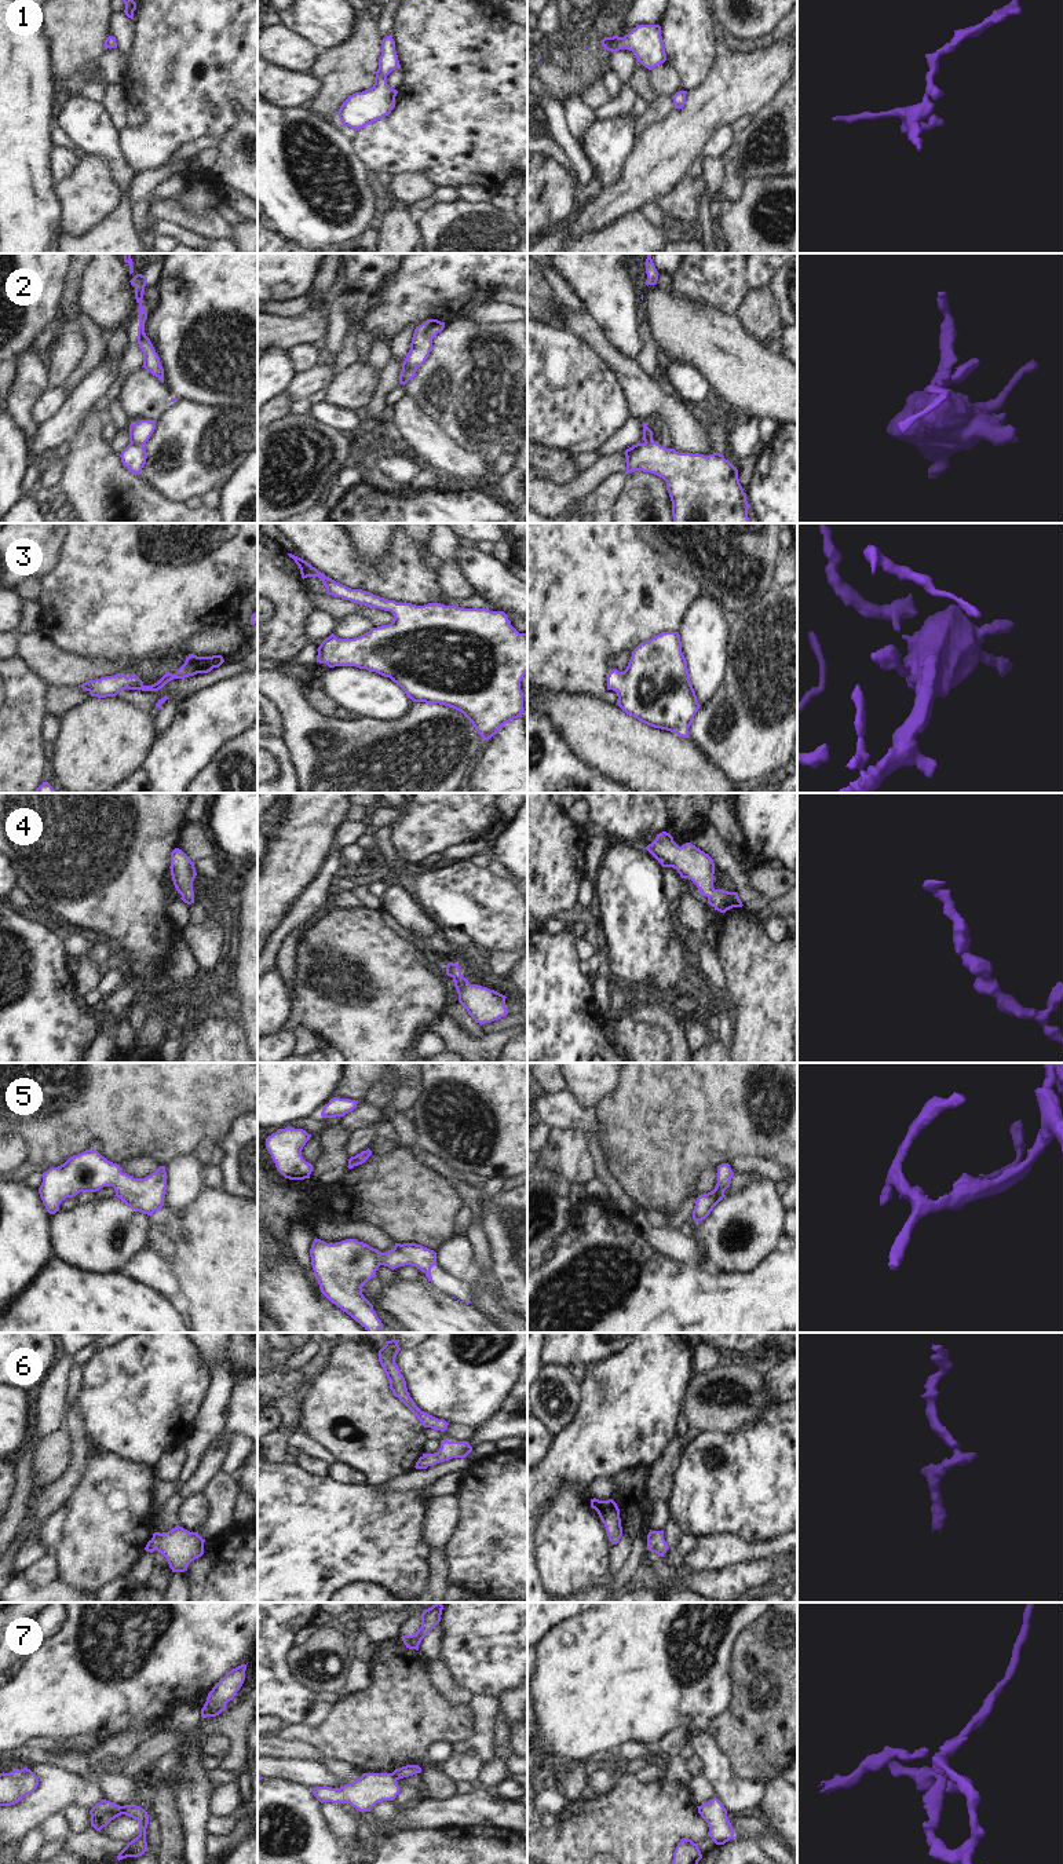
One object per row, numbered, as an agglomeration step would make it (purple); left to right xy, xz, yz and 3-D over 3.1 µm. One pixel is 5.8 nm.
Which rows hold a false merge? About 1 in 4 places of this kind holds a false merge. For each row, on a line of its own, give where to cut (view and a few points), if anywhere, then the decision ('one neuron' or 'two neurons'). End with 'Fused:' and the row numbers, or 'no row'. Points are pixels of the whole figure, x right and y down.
1: cut none; one neuron
2: cut xz (416, 366), (408, 366), (402, 371); two neurons
3: cut none; one neuron
4: cut none; one neuron
5: cut none; one neuron
6: cut none; one neuron
7: cut xy (121, 1806), (124, 1813); two neurons
Fused: 2, 7

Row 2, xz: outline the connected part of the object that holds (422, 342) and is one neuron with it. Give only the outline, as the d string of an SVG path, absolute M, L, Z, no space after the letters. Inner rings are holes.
M427 319L414 329L410 350L402 363L402 370L406 368L420 368L428 358L432 350L432 339L442 332L445 322L438 319Z

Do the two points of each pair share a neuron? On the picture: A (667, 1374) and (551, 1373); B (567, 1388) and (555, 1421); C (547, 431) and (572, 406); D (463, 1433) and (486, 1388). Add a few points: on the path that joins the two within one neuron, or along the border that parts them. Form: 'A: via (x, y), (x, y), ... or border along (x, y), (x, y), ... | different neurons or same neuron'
A: border along (581, 1382), (580, 1406), (574, 1414) | different neurons
B: via (559, 1396), (555, 1400), (555, 1413) | same neuron
C: via (552, 426), (566, 412) | same neuron
D: border along (449, 1422), (470, 1425), (474, 1429) | different neurons

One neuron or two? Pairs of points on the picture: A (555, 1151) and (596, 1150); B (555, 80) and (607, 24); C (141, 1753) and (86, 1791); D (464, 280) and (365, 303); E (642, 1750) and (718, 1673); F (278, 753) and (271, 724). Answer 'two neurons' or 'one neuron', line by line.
A: two neurons
B: one neuron
C: two neurons
D: two neurons
E: two neurons
F: one neuron

